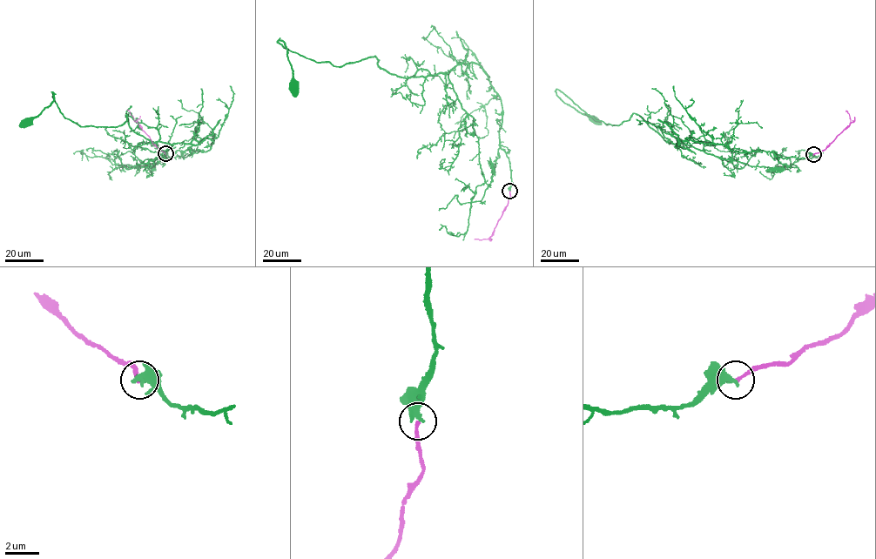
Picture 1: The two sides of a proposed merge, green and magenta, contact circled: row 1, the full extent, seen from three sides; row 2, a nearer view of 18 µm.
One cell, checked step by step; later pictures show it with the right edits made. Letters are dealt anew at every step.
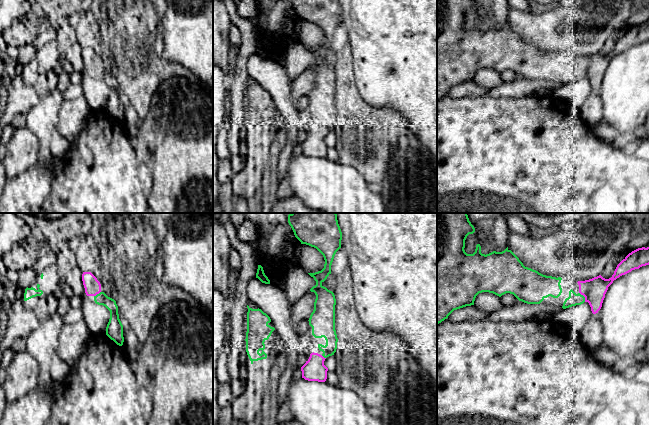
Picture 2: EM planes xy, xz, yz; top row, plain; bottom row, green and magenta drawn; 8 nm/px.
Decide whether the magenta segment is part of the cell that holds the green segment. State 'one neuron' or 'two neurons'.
one neuron

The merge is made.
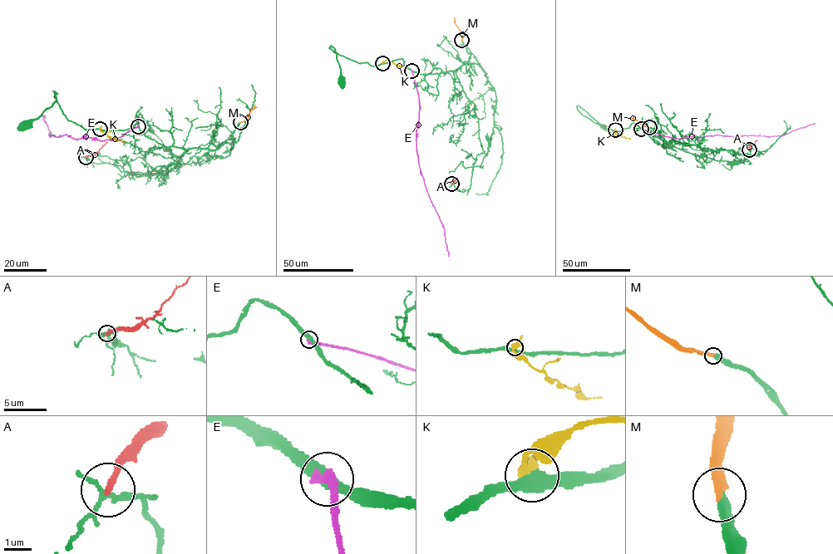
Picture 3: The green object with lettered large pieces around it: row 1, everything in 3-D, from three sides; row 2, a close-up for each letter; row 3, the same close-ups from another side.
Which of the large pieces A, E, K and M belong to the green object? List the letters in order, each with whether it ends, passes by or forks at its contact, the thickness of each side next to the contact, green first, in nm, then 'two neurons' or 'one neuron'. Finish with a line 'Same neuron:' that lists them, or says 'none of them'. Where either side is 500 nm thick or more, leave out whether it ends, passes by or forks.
A: it ends | 150/260 nm | two neurons
E: it ends | 360/360 nm | two neurons
K: it passes by | 320/420 nm | two neurons
M: it ends | 380/320 nm | one neuron
Same neuron: M

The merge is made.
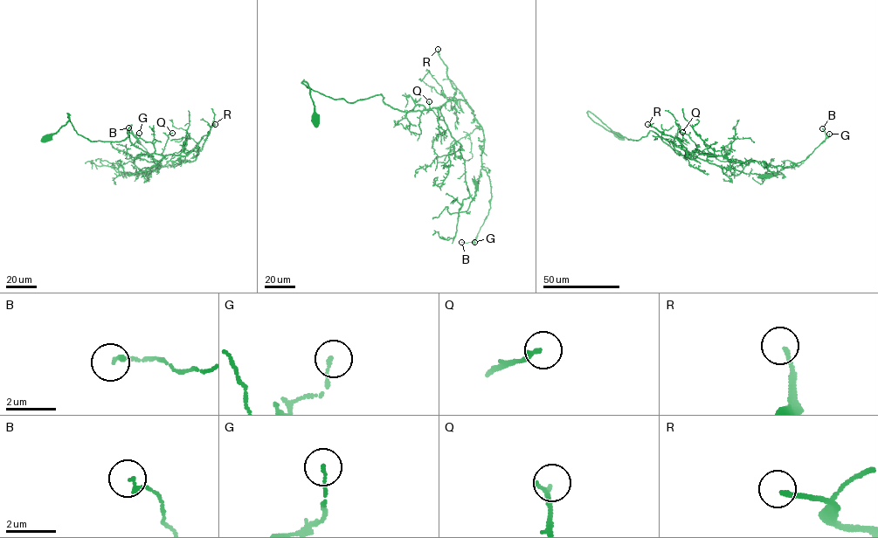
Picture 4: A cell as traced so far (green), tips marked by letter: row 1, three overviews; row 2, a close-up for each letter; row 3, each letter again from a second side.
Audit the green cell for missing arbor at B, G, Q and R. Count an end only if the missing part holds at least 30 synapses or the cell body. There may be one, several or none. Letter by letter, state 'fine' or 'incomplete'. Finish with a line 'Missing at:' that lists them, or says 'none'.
B: fine
G: fine
Q: incomplete
R: fine
Missing at: Q

